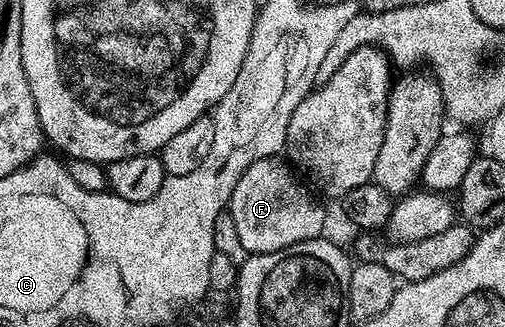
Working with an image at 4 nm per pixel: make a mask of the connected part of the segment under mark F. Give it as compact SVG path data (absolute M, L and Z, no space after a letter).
M278 157L257 160L244 172L241 180L237 180L237 188L233 188L229 218L231 214L235 238L247 249L248 255L277 252L324 233L326 212L311 199L312 191L295 179L296 171L286 161L279 161L283 160Z

